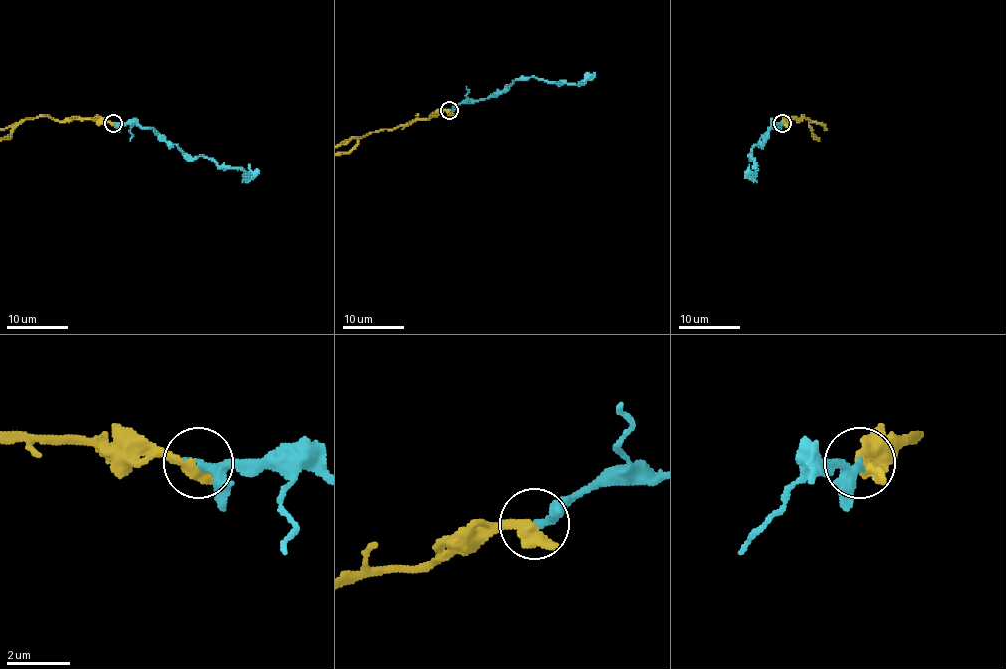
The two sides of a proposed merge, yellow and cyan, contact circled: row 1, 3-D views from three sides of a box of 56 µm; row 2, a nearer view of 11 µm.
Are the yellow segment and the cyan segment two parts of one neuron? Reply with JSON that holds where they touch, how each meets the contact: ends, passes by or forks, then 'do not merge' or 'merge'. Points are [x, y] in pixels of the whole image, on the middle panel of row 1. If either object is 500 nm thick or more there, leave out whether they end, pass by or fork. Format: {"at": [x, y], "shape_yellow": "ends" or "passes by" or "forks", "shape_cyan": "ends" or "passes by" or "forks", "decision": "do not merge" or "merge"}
{"at": [449, 110], "decision": "merge"}

